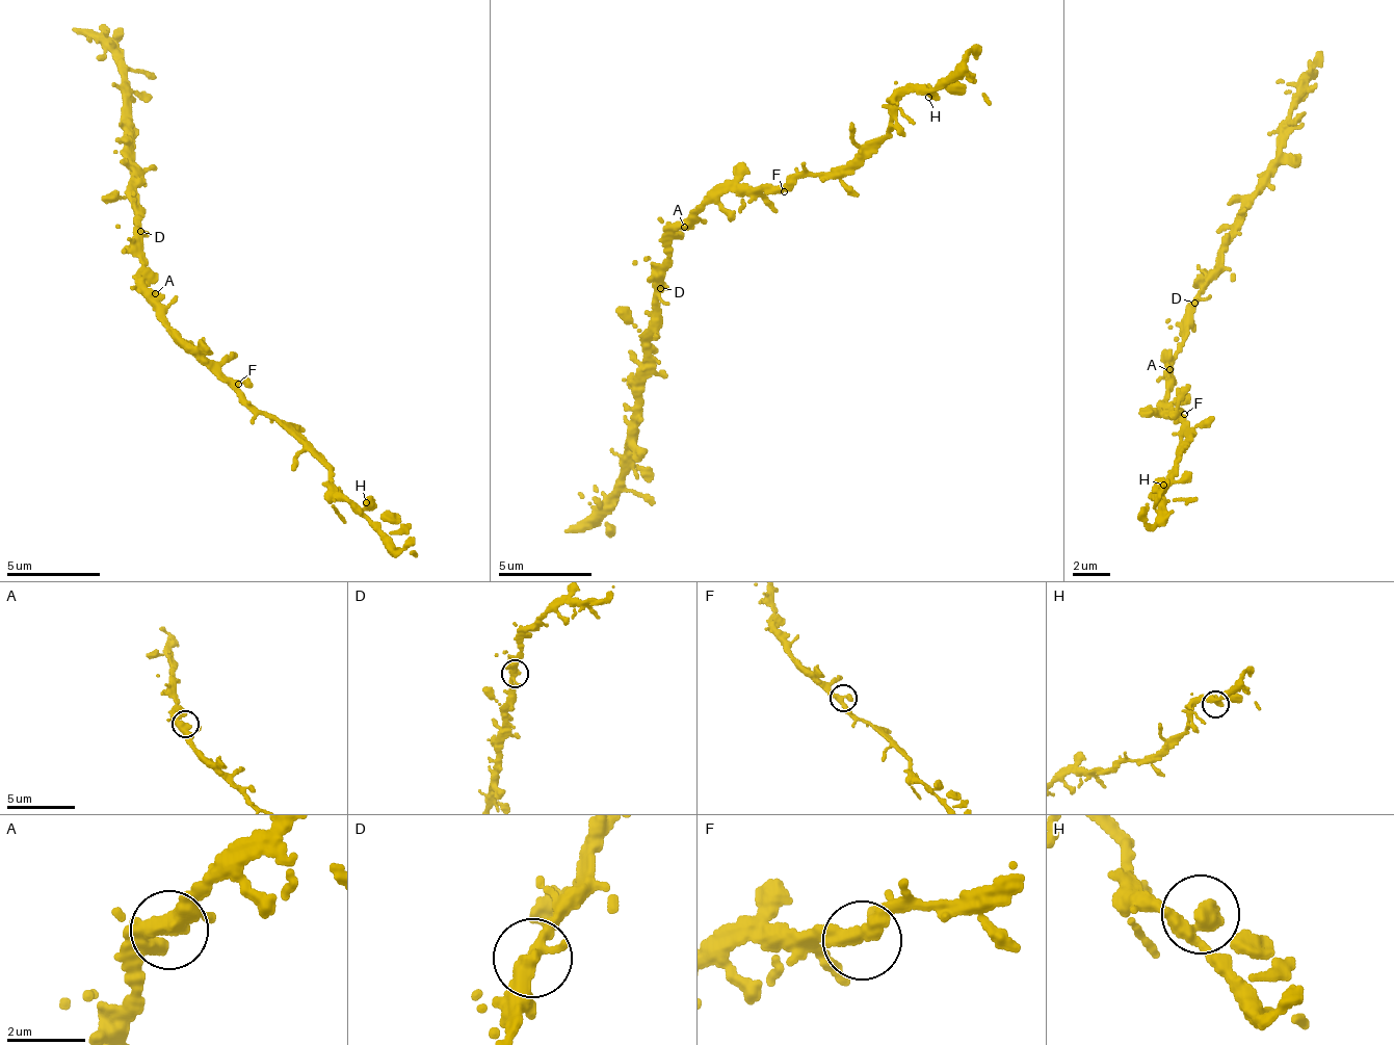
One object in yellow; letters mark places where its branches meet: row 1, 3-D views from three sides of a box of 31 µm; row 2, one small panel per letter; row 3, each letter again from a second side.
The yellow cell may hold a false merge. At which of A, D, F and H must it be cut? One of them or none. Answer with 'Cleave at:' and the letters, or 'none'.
Cleave at: none

